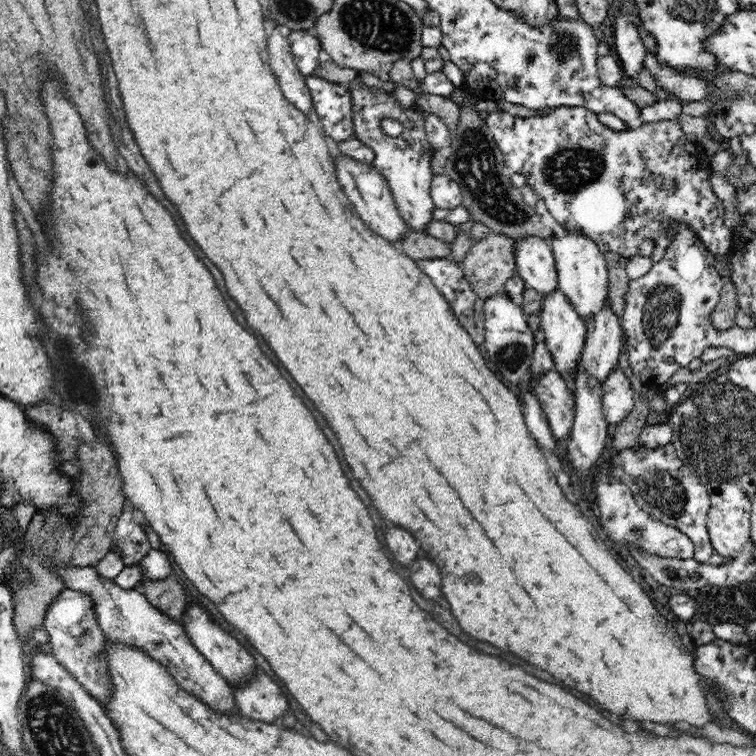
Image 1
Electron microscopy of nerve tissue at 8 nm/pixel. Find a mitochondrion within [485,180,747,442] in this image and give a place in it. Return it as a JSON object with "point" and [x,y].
{"point":[661,310]}

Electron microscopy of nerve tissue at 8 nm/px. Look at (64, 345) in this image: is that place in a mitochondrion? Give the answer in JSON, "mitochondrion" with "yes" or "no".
{"mitochondrion":"yes"}

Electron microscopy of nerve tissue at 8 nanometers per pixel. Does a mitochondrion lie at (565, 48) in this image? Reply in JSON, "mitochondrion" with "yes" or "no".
{"mitochondrion":"yes"}

